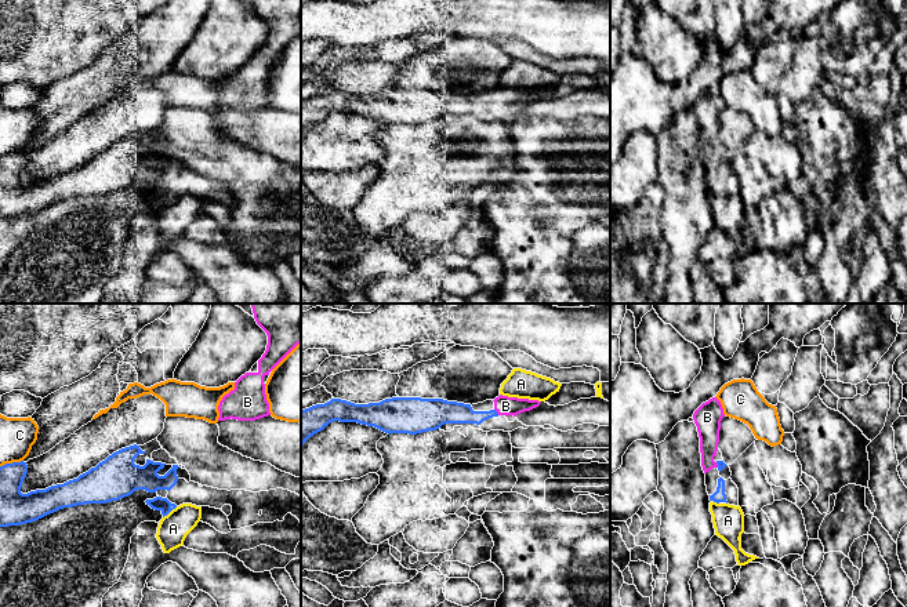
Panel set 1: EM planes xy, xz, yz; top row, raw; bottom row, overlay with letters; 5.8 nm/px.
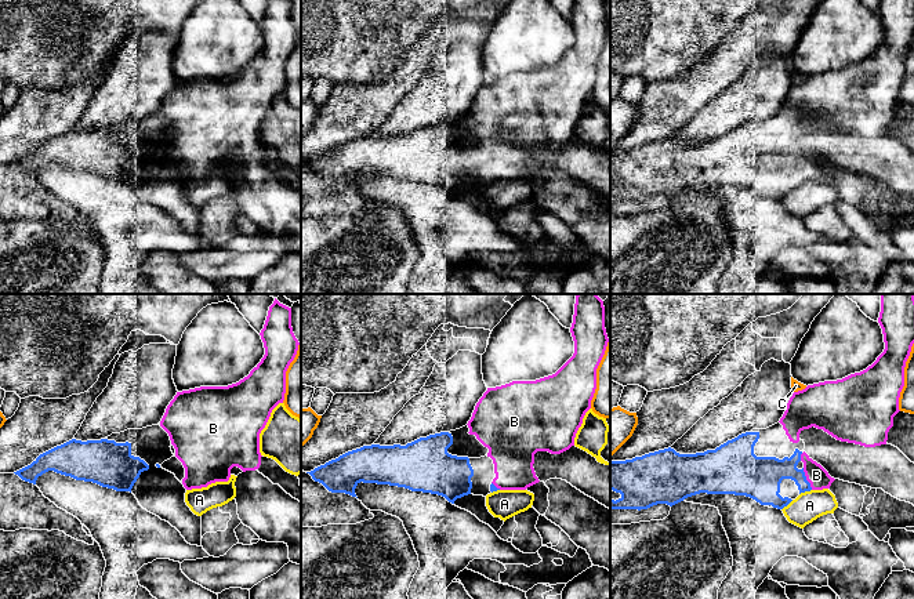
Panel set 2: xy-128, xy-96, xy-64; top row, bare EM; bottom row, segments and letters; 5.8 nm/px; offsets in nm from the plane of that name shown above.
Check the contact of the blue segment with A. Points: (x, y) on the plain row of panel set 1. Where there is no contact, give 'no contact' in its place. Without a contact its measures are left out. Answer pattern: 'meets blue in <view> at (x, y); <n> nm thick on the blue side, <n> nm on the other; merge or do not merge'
meets blue in xy at (170, 202); 80 nm thick on the blue side, 180 nm on the other; do not merge

